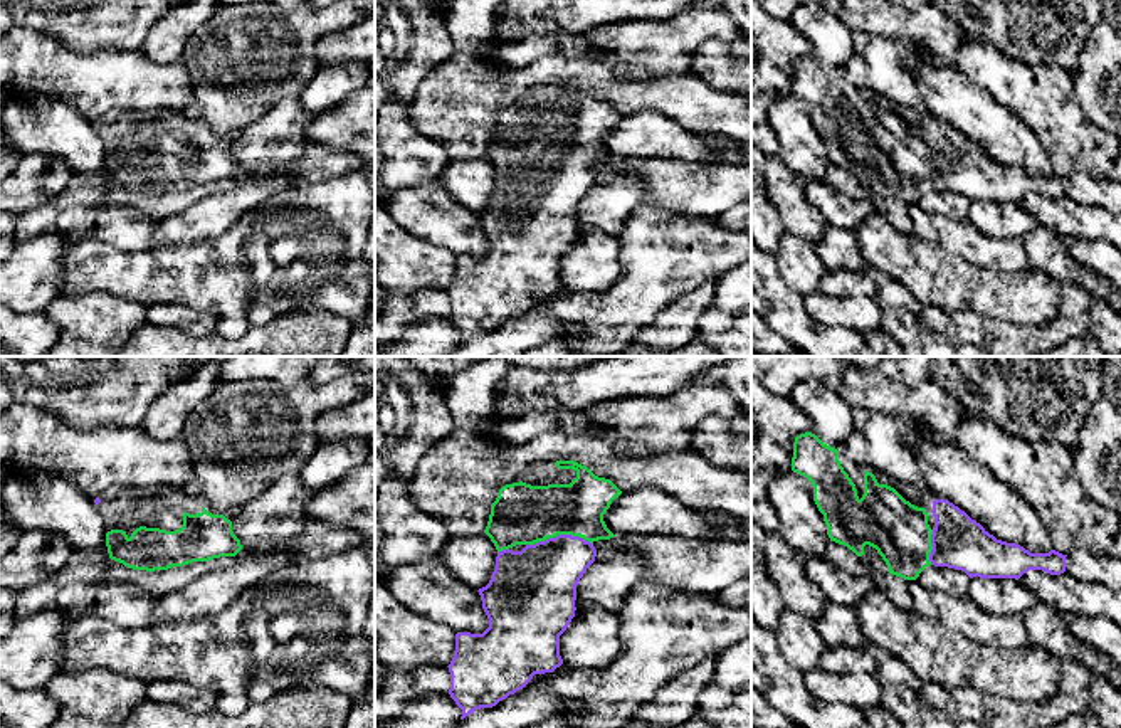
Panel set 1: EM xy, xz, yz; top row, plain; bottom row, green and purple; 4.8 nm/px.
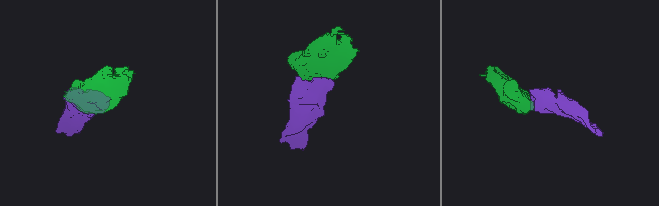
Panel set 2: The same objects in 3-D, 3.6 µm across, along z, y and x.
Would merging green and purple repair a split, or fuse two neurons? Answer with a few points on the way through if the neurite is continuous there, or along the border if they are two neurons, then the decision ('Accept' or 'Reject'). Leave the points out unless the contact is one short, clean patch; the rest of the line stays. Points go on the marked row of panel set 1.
Path across: xz (521, 515), (542, 516), (558, 533), (558, 552), (540, 582). Accept

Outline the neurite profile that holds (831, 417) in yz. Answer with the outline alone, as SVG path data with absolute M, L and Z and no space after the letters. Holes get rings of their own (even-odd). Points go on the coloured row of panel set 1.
M818 380L797 382L790 397L824 444L840 449L854 432L854 409Z

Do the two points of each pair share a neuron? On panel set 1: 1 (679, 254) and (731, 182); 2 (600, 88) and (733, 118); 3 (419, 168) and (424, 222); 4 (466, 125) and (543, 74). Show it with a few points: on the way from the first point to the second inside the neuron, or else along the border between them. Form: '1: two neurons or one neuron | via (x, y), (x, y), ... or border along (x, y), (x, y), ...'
1: two neurons | border along (669, 207), (711, 219)
2: one neuron | via (634, 94), (683, 96), (699, 108)
3: two neurons | border along (436, 179), (392, 190)
4: one neuron | via (484, 106), (503, 88), (525, 78)

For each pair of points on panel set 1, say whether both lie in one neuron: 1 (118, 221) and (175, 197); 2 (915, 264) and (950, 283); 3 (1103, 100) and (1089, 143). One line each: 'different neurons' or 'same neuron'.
1: different neurons
2: same neuron
3: different neurons

